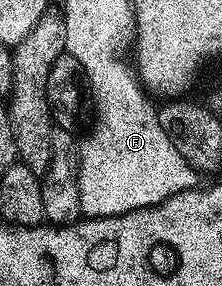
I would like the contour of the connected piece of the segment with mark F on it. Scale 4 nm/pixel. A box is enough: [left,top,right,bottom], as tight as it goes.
[78,64,200,218]

